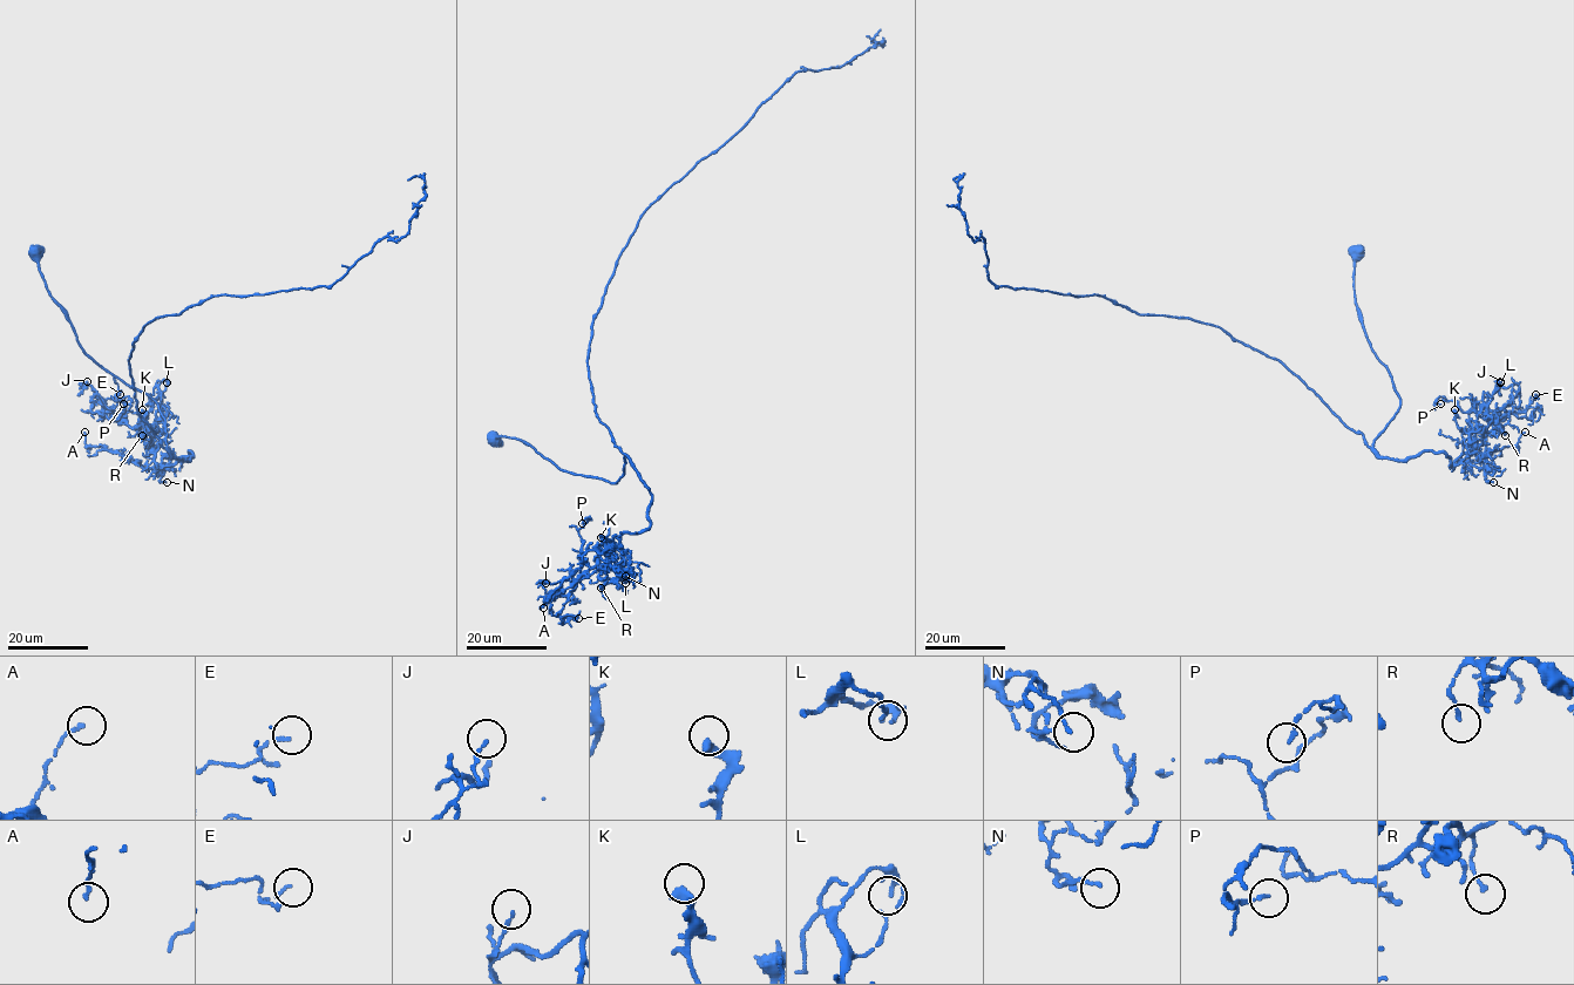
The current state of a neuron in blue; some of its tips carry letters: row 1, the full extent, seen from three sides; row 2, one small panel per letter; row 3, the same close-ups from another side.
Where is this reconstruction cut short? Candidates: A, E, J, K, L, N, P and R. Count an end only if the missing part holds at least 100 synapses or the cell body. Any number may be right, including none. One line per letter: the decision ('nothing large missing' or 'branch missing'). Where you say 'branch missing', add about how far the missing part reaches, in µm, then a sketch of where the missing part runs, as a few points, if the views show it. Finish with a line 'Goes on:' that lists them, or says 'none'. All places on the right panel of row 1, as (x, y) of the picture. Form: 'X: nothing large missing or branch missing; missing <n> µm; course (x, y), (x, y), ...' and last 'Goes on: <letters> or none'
A: nothing large missing
E: nothing large missing
J: nothing large missing
K: nothing large missing
L: nothing large missing
N: nothing large missing
P: nothing large missing
R: nothing large missing
Goes on: none

